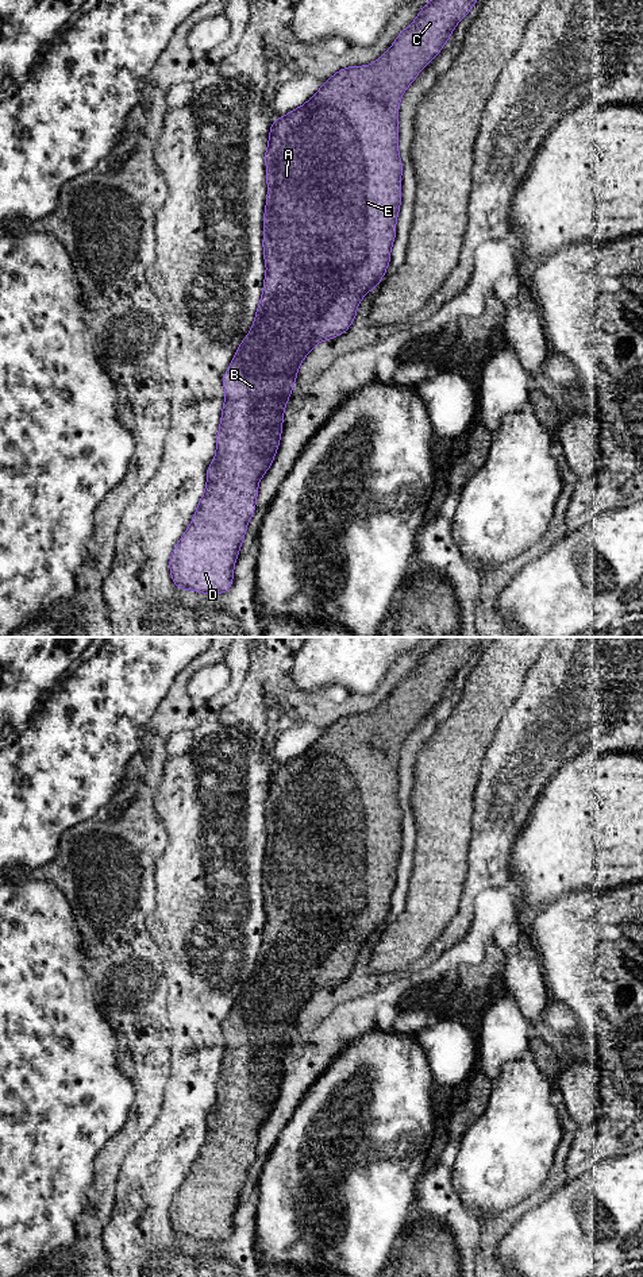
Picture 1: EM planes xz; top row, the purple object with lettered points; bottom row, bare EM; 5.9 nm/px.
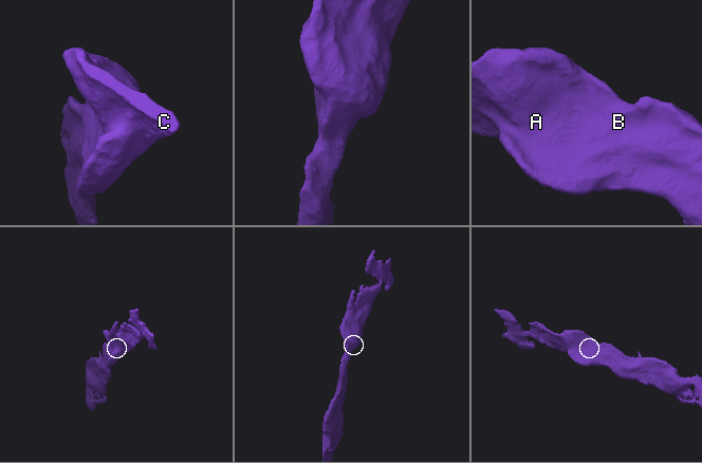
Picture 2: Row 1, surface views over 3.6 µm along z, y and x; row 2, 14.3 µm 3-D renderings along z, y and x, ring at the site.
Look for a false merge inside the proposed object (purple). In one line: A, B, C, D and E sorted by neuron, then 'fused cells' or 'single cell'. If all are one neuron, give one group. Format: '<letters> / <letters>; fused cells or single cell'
A B C D E; single cell

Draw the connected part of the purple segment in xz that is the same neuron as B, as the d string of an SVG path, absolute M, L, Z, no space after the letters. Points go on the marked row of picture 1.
M431 0L390 49L374 63L349 66L330 77L301 107L276 119L270 127L266 162L266 209L263 213L263 292L249 335L223 375L226 398L216 436L216 455L207 468L207 486L190 525L176 544L169 568L177 589L222 594L231 589L234 566L249 520L255 512L258 483L274 460L280 445L284 409L303 359L319 343L334 339L353 324L365 294L381 282L396 238L401 205L398 155L398 105L405 89L450 39L459 20L477 0Z

